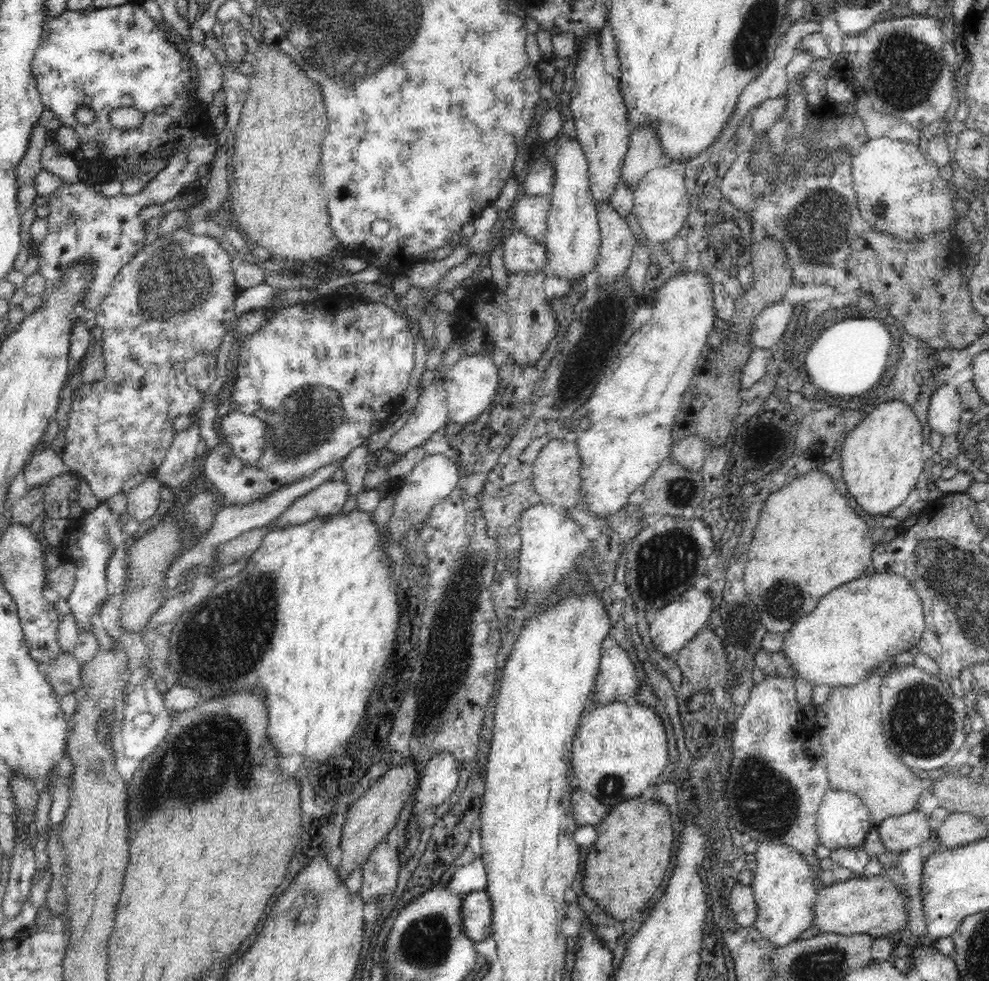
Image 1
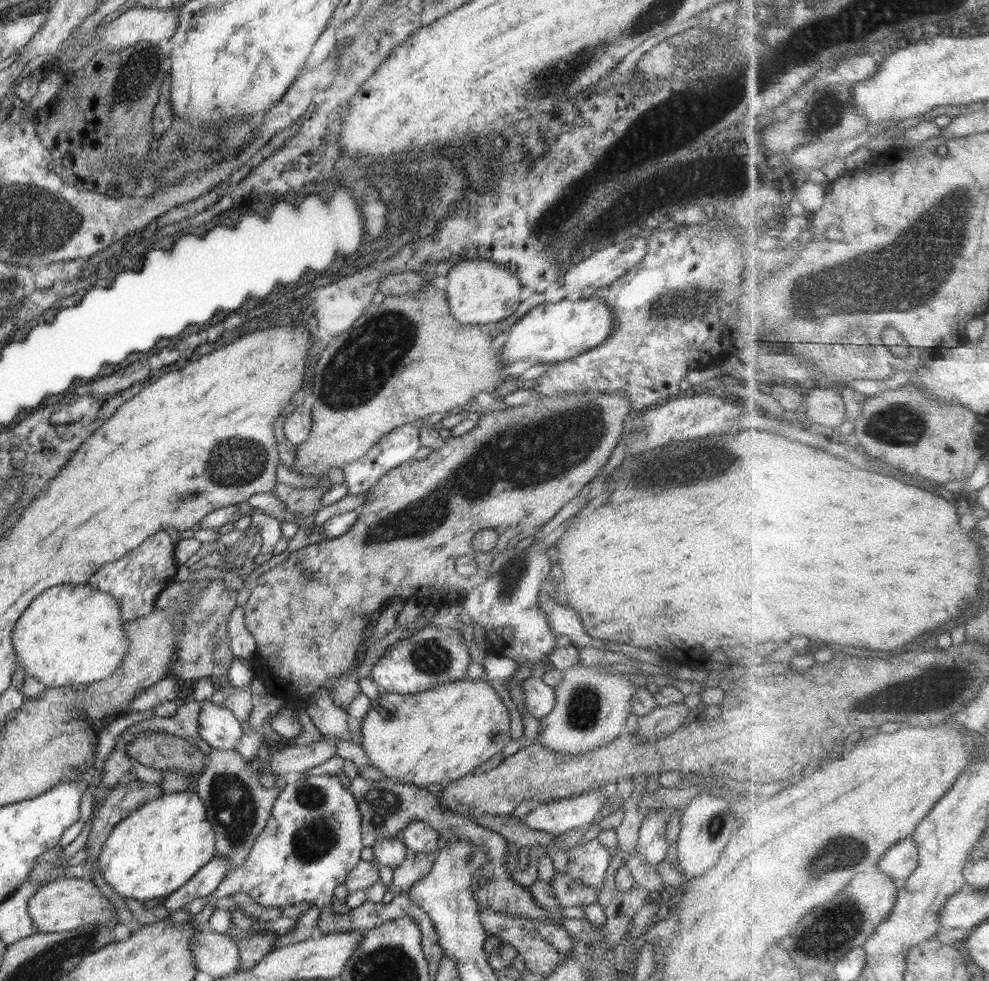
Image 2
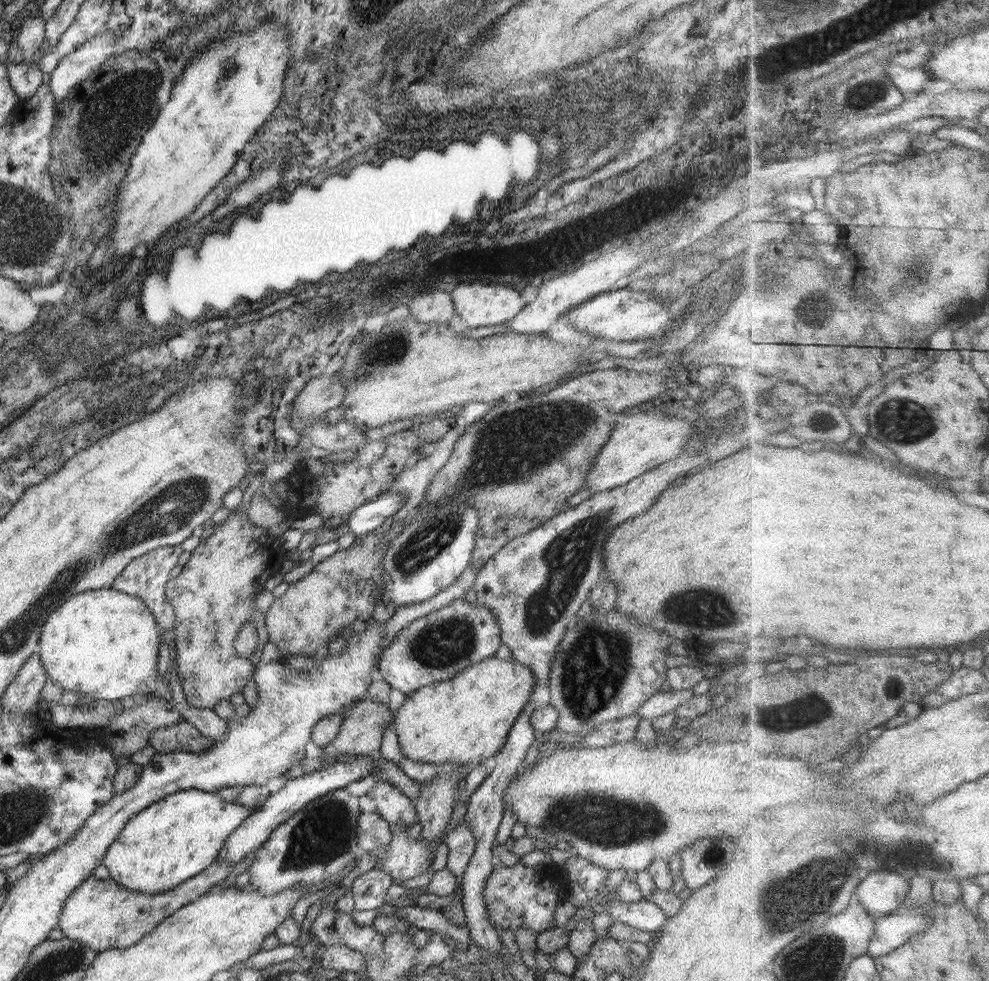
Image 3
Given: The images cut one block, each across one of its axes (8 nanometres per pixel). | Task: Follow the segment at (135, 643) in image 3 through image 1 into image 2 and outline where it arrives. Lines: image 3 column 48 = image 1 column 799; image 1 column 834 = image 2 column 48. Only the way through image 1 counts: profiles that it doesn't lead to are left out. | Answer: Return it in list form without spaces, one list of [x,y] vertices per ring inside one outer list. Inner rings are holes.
[[[87,584],[47,588],[18,617],[11,637],[24,673],[47,688],[74,687],[104,680],[116,672],[130,648],[119,602],[111,594]]]

